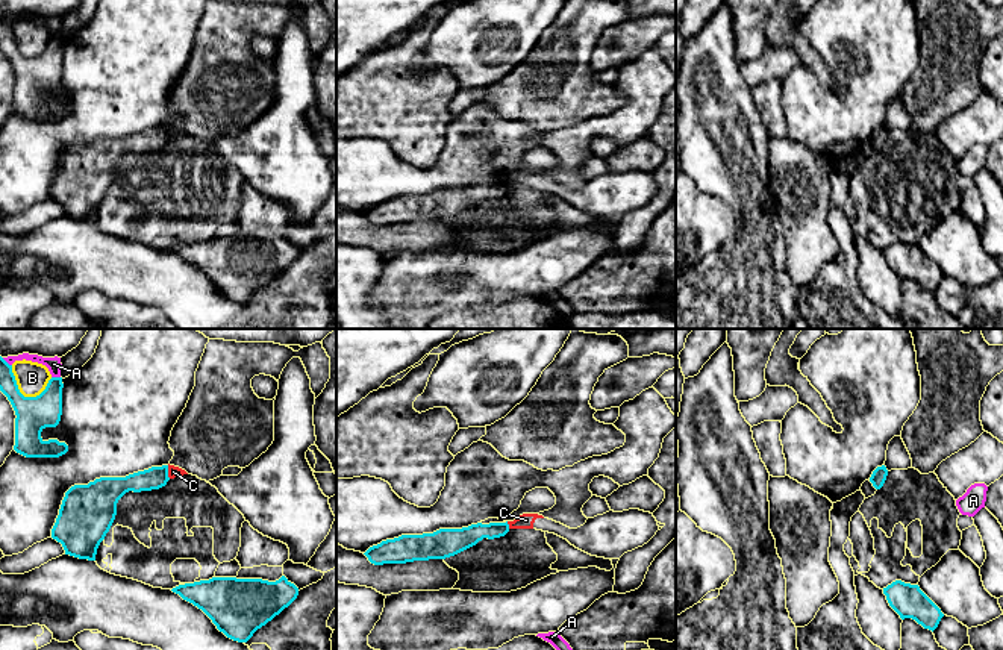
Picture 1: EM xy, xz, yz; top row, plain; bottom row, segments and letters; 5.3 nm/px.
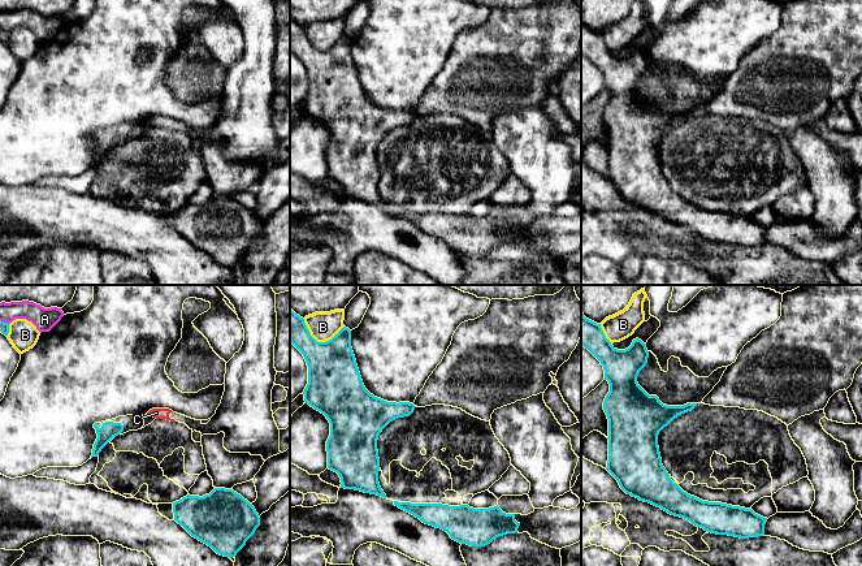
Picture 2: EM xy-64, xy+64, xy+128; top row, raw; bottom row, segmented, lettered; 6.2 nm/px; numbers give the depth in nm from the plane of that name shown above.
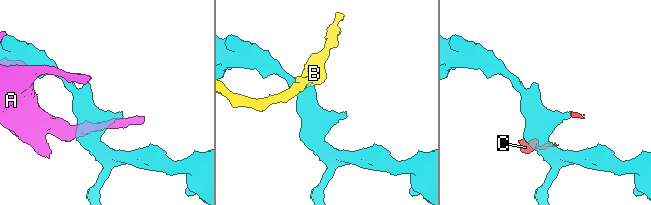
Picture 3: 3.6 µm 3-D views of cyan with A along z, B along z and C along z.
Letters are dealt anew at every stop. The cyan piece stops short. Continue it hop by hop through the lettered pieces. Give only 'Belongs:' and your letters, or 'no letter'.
Belongs: no letter

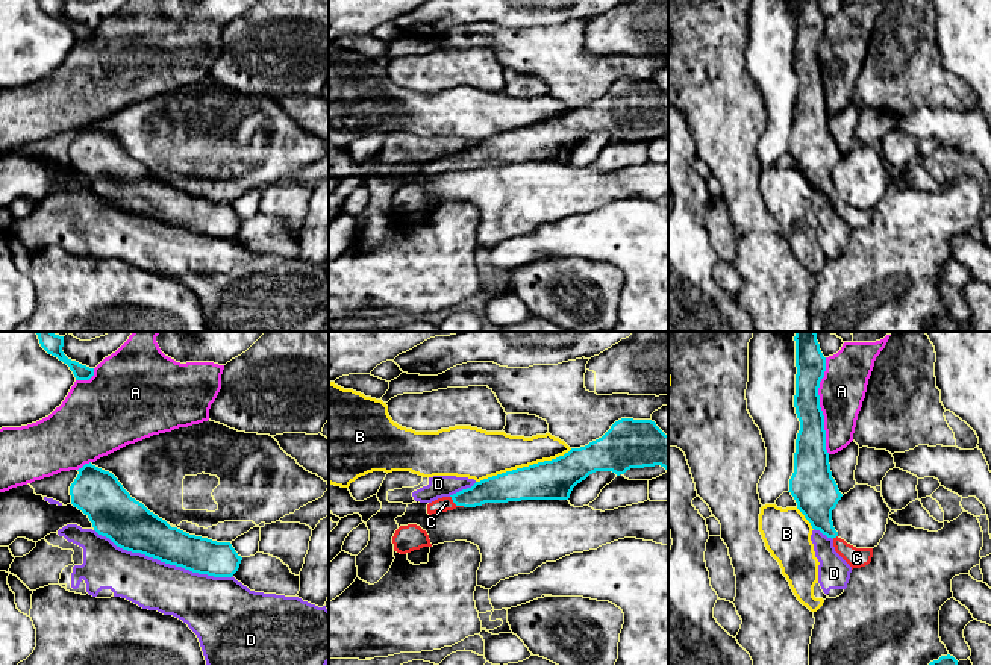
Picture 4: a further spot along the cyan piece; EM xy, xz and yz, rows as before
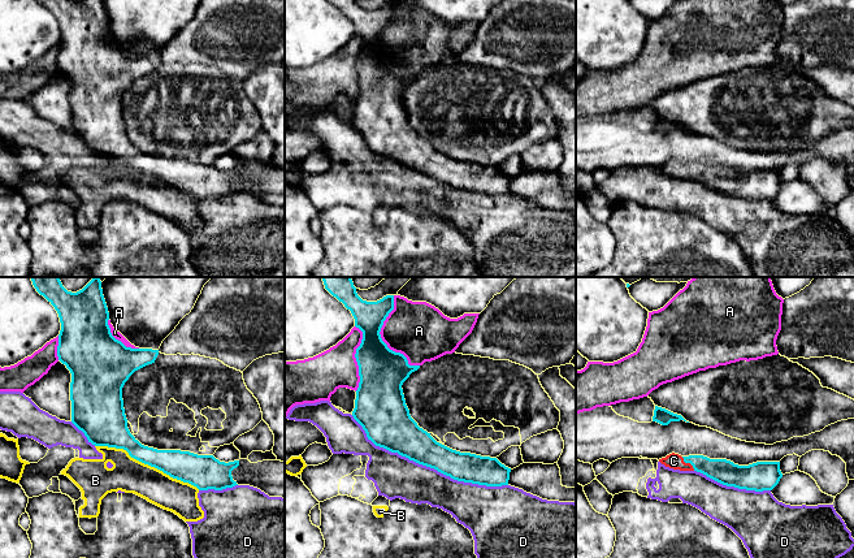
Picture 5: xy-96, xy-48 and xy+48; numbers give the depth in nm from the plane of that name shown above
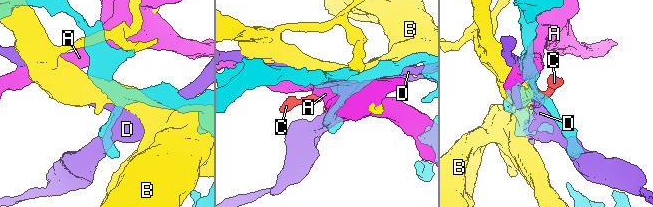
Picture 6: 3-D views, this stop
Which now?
Belongs: C

